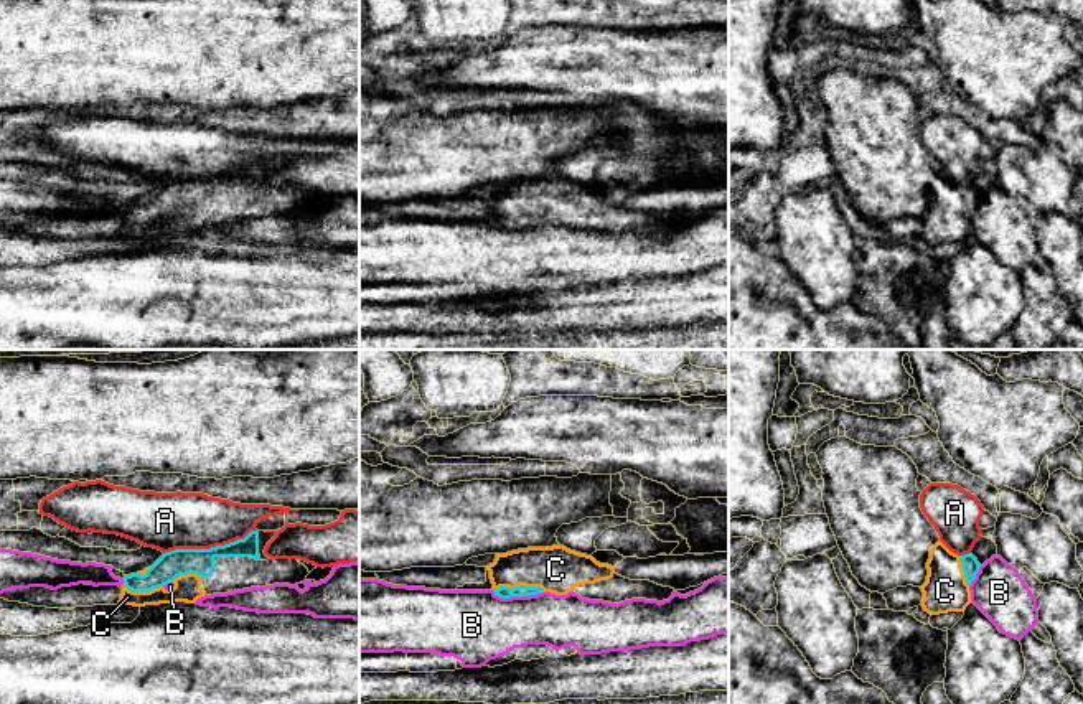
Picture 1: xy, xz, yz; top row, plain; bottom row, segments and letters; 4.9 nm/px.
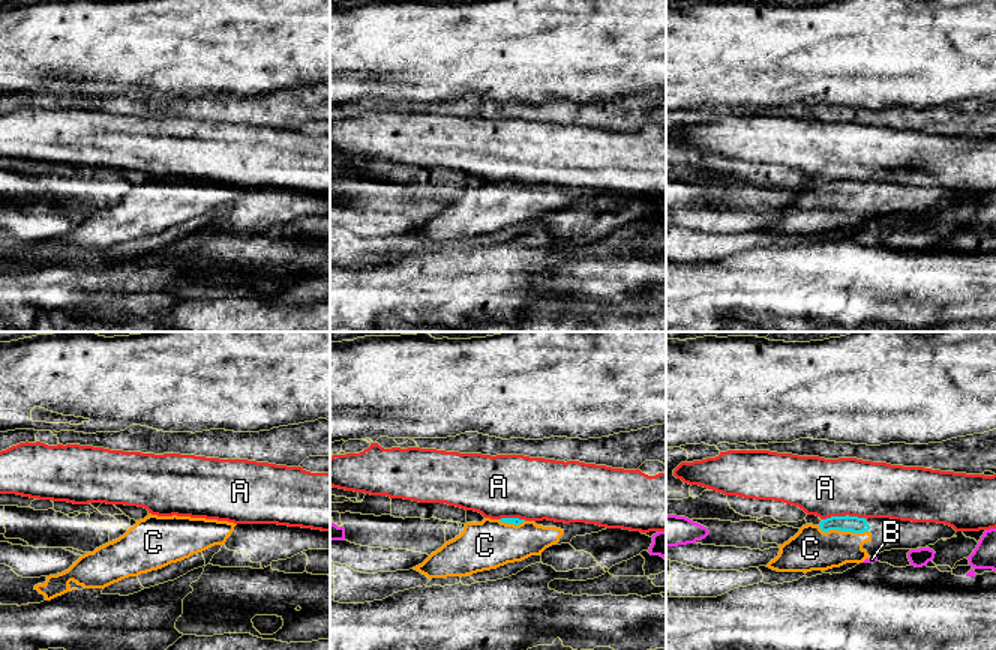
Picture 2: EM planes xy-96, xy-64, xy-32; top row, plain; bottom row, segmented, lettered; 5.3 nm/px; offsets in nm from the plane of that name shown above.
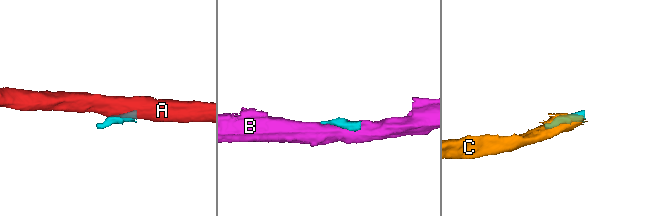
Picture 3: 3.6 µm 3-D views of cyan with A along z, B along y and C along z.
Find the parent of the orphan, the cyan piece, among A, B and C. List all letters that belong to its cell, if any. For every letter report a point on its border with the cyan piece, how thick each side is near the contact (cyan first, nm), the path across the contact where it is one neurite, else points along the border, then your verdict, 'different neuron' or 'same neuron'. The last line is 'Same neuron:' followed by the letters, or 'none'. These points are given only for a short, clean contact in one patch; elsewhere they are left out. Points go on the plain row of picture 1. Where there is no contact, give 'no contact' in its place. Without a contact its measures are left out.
A: meets cyan in xy at (211, 178); 130 nm thick on the cyan side, 280 nm on the other; border along xy (256, 160), (223, 175), (175, 178), (164, 185); different neuron
B: meets cyan in xz at (518, 226); 60 nm thick on the cyan side, 360 nm on the other; different neuron
C: meets cyan in xz at (520, 216); 60 nm thick on the cyan side, 220 nm on the other; runs through xz (505, 223), (510, 218), (520, 216), (536, 200), (556, 200); same neuron
Same neuron: C

